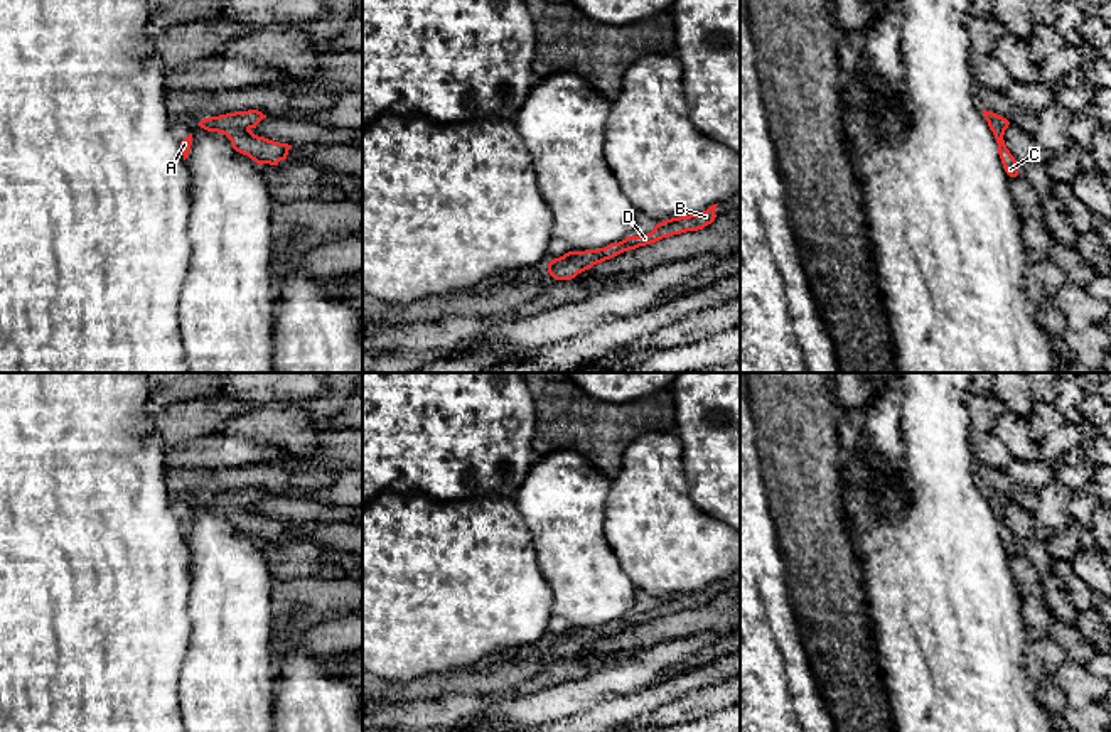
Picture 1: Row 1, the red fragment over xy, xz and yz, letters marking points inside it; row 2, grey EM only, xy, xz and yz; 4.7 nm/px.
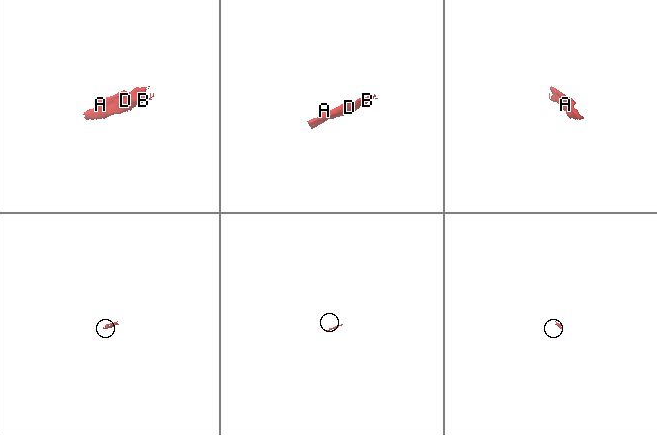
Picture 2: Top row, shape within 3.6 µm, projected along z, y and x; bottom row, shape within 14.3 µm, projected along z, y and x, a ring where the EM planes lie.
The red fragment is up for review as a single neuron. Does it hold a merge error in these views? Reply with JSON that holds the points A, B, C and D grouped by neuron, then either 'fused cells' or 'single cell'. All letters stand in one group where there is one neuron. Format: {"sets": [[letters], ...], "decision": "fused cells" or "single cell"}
{"sets": [["A", "B", "C", "D"]], "decision": "single cell"}

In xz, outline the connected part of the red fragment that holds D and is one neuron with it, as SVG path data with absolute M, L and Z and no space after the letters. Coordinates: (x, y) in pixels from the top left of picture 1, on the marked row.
M713 204L703 213L666 219L656 224L654 229L647 234L627 236L619 243L607 245L605 248L568 251L563 256L555 258L548 263L548 273L556 280L572 280L578 273L592 268L593 265L610 260L624 251L656 243L673 234L703 229L715 221L717 206L718 204Z

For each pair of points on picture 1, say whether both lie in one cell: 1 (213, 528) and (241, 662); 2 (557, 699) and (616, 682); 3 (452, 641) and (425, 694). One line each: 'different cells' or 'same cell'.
1: same cell
2: same cell
3: different cells

